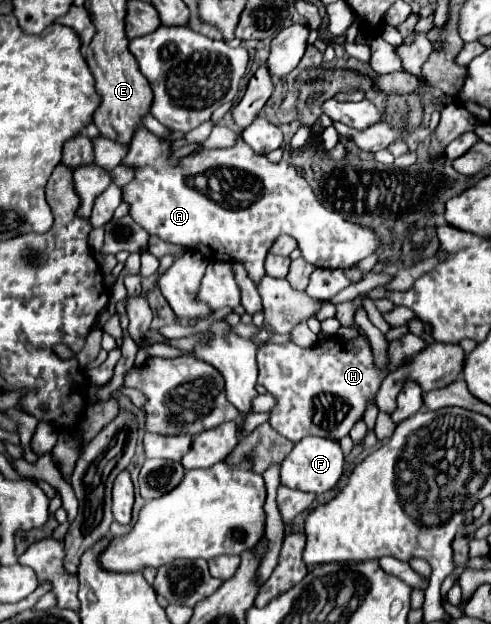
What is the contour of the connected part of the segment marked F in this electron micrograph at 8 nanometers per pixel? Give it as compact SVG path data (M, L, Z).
M305 436L301 442L297 442L293 446L291 454L281 464L281 486L295 488L301 492L325 494L341 478L343 462L345 462L345 458L343 458L343 452L337 442L327 440L327 438L317 438L317 436Z

